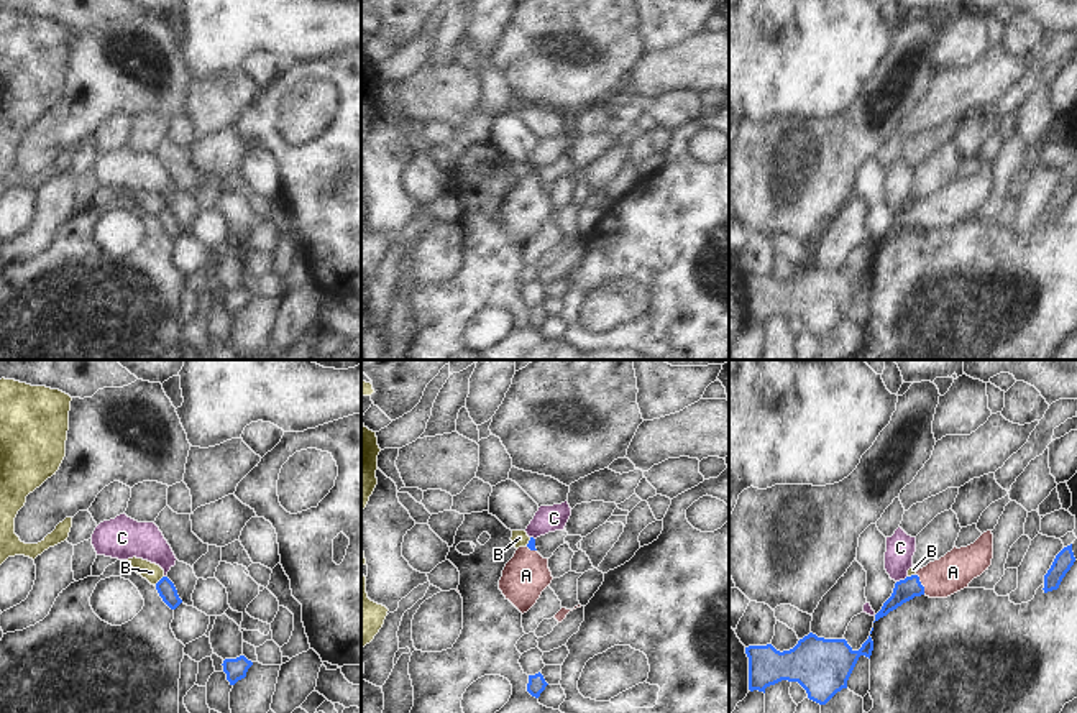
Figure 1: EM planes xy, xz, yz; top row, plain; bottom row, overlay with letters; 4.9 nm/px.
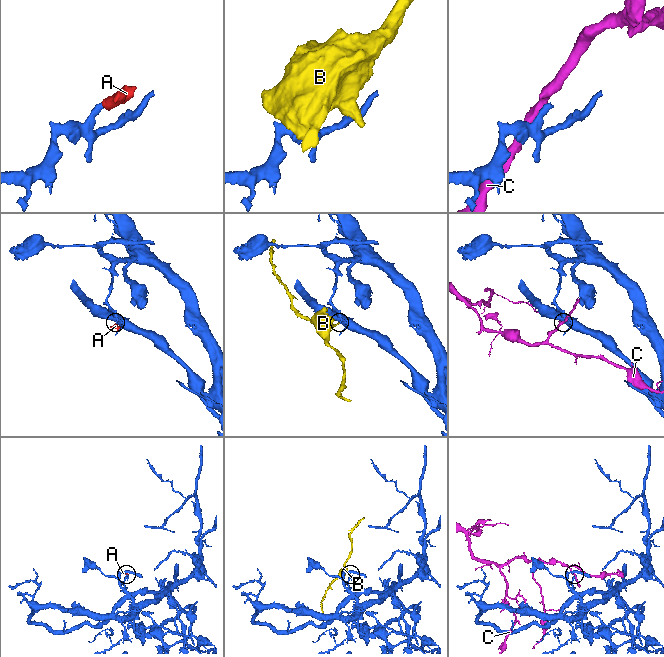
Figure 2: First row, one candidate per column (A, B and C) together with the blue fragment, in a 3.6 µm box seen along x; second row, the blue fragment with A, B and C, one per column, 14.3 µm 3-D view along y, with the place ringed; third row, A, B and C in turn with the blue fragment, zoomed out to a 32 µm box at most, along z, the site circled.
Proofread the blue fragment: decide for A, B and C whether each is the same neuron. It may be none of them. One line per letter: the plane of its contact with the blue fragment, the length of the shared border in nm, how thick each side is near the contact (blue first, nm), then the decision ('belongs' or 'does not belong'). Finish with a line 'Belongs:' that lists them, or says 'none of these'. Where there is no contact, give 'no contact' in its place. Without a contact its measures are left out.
A: contact in yz; length 120 nm; calibres 110 and 190 nm; belongs
B: contact in xy; length 70 nm; calibres 90 and 90 nm; does not belong
C: contact in yz; length 70 nm; calibres 110 and 140 nm; does not belong
Belongs: A

